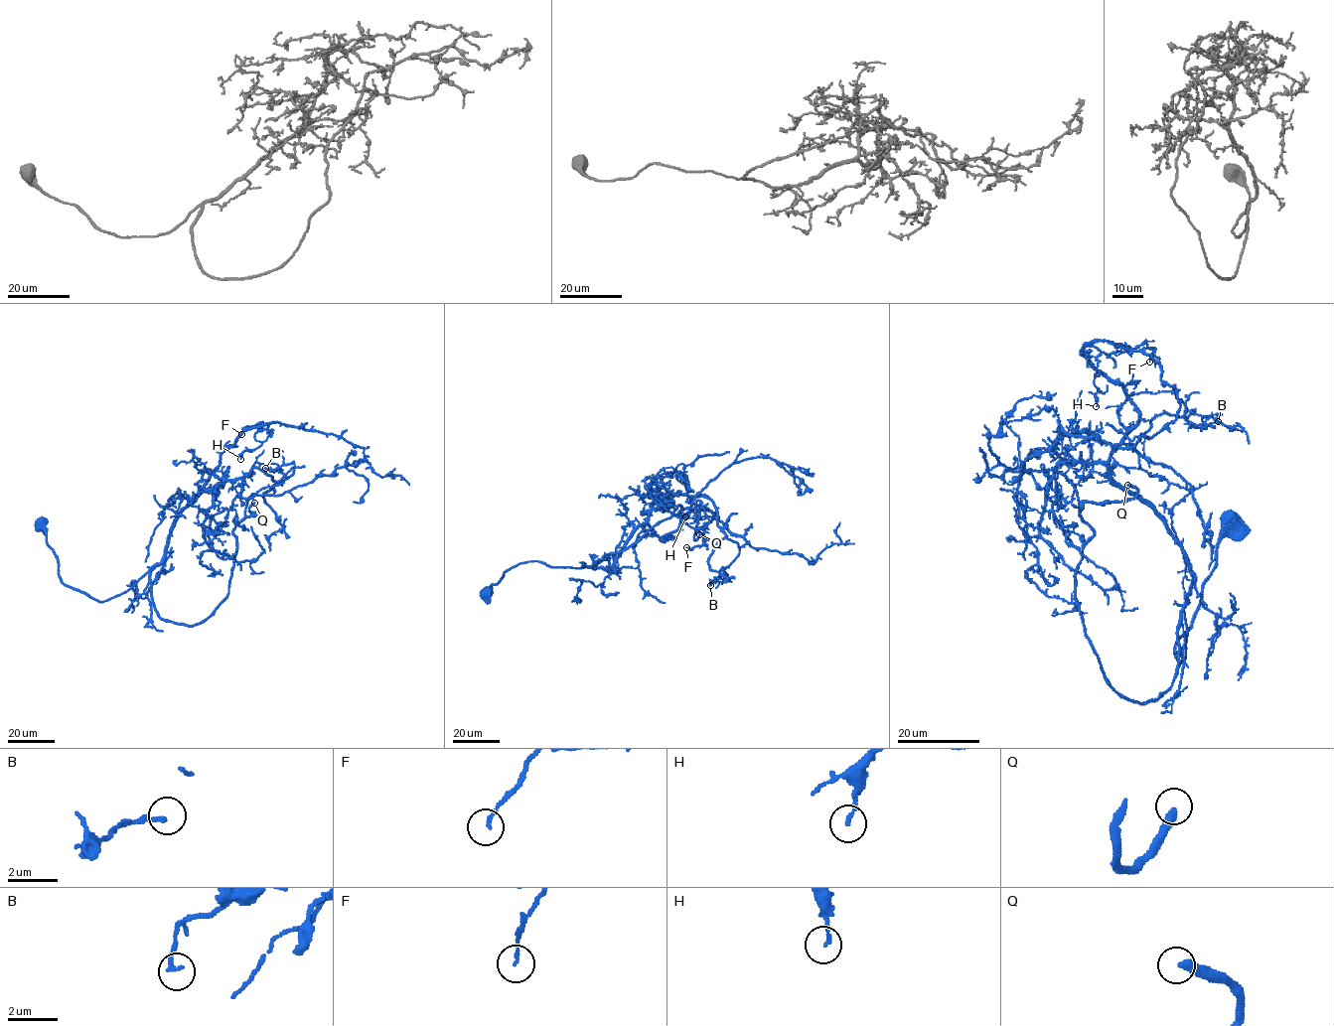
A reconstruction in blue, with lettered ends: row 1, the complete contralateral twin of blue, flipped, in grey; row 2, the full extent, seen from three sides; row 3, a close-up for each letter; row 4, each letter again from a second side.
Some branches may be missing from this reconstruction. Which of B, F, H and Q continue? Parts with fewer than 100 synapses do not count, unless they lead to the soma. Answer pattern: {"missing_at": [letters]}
{"missing_at": ["Q"]}

